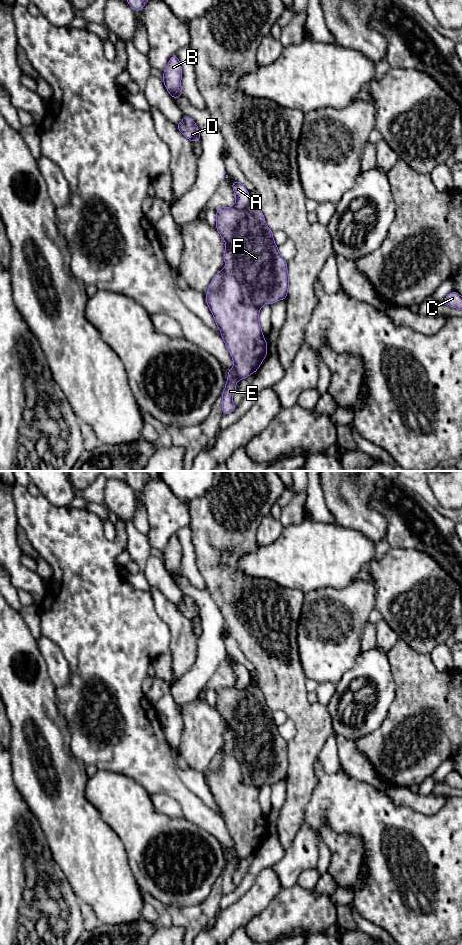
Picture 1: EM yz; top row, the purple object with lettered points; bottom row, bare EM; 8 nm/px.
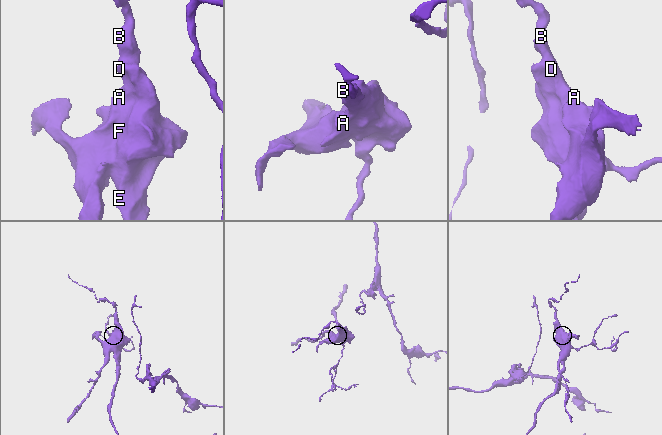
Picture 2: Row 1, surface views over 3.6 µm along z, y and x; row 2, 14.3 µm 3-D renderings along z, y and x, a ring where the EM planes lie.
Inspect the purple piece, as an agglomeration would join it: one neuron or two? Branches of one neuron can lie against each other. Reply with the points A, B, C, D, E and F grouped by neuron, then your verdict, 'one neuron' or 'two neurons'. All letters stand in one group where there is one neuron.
groups A B C D E / F; two neurons

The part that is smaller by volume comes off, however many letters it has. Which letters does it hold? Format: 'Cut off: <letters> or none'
Cut off: F

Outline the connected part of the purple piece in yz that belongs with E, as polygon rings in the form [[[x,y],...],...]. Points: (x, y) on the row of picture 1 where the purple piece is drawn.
[[[225,241],[223,253],[225,269],[212,279],[205,301],[221,331],[234,367],[228,369],[228,378],[222,392],[222,413],[236,409],[232,396],[238,380],[255,373],[268,354],[267,342],[259,321],[260,309],[246,304],[234,273],[234,255]]]

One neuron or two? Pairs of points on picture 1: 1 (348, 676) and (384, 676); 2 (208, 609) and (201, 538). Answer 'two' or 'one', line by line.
1: one
2: two

